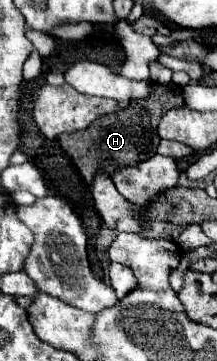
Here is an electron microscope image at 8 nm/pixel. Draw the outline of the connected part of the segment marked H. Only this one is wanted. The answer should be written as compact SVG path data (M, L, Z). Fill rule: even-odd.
M159 85L147 99L135 99L129 103L127 109L103 115L105 119L95 119L85 131L81 133L71 133L71 135L61 135L59 145L61 149L73 159L77 169L81 171L83 179L91 185L91 181L99 175L105 173L107 177L113 177L115 171L123 167L131 167L135 163L141 163L149 159L151 155L157 153L159 145L159 135L157 135L157 125L165 111L181 107L183 105L183 95L179 93L177 85Z

